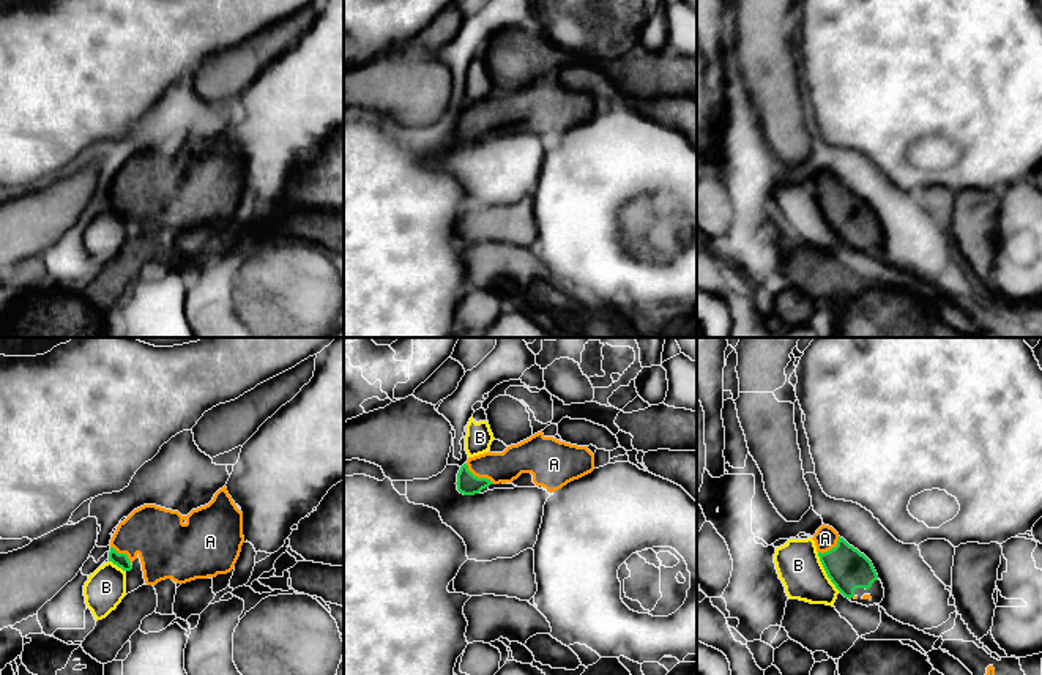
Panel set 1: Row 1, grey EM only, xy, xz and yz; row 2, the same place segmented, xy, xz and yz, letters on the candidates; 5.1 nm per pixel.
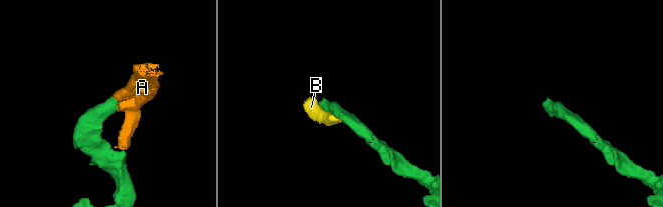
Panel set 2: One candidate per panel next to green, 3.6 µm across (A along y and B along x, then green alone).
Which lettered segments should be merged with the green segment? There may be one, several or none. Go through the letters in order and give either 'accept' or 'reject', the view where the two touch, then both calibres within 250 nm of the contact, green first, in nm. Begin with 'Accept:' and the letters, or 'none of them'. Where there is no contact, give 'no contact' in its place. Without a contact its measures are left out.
Accept: A
A: accept | xz | 110/160 nm
B: reject | yz | 200/220 nm

